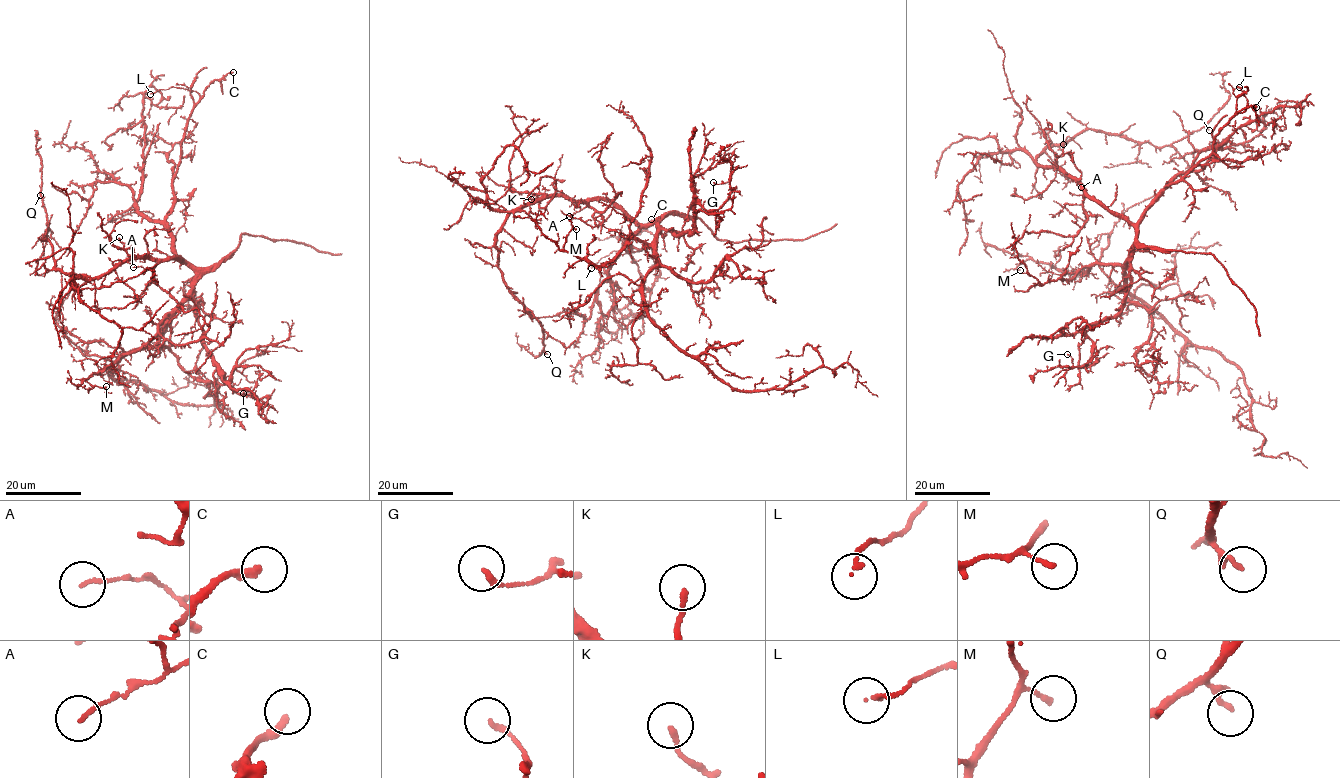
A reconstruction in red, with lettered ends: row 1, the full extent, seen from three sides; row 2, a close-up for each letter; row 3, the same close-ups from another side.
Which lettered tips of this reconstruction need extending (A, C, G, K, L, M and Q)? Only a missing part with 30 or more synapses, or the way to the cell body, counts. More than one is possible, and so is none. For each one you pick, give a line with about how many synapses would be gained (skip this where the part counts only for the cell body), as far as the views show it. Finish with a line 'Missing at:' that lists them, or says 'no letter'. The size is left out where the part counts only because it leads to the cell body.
Missing at: no letter

